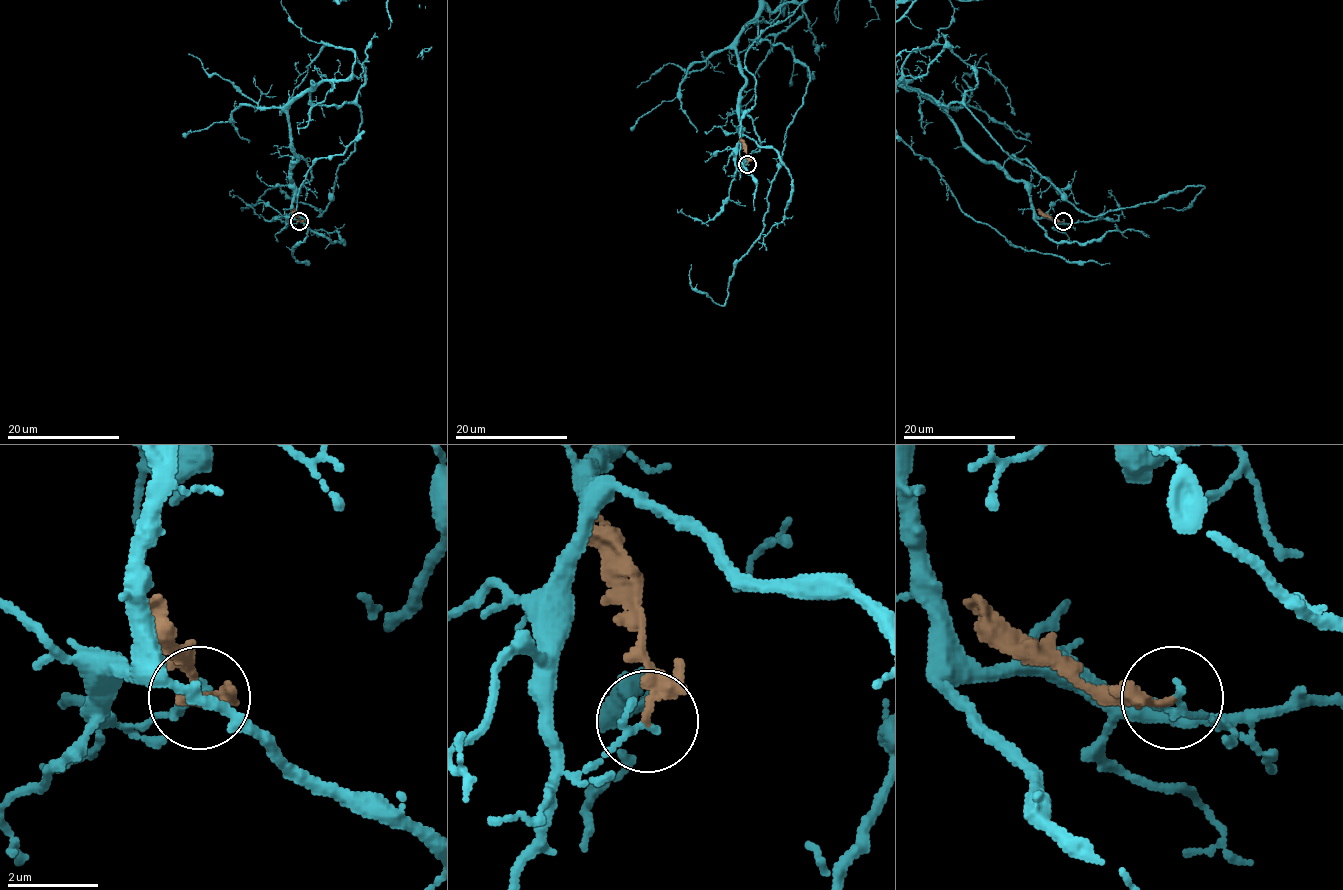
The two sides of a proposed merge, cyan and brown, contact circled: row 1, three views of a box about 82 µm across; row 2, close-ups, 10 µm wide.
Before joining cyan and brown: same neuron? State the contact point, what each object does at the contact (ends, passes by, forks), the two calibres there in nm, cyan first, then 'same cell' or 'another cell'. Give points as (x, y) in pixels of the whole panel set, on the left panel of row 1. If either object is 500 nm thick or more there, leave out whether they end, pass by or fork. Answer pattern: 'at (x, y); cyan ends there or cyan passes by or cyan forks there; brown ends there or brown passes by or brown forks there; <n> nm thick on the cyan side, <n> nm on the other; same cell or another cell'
at (299, 221); cyan ends there; brown passes by; 160 nm thick on the cyan side, 140 nm on the other; another cell

